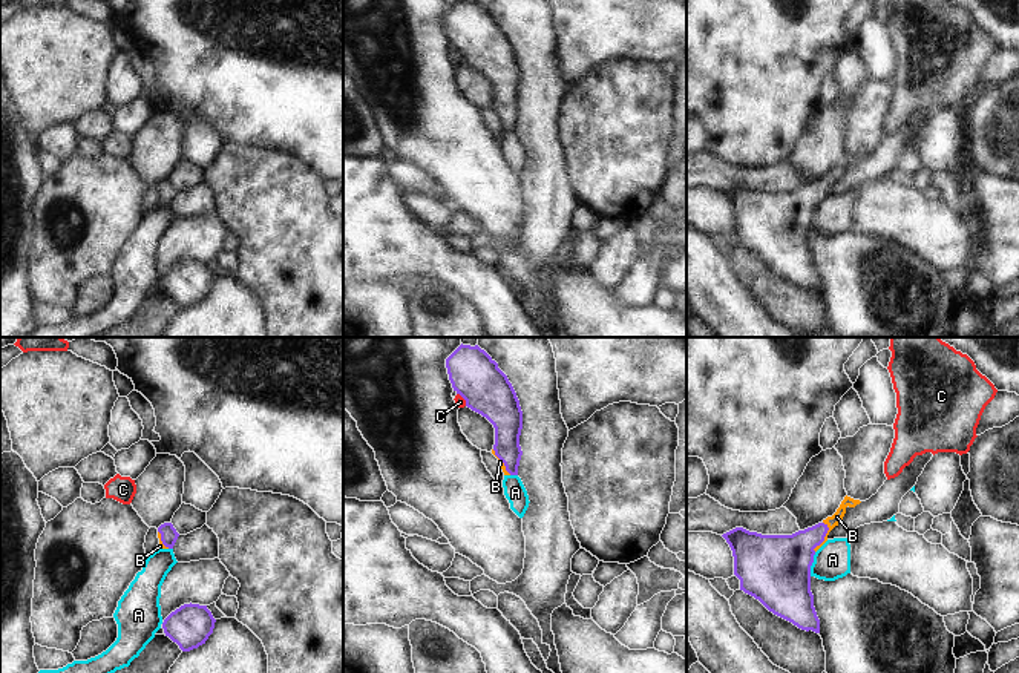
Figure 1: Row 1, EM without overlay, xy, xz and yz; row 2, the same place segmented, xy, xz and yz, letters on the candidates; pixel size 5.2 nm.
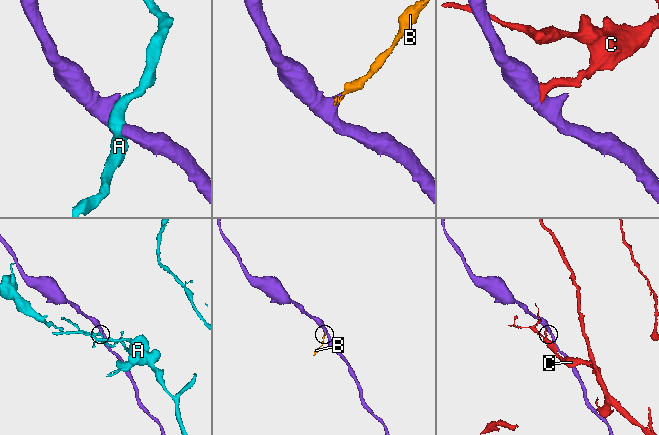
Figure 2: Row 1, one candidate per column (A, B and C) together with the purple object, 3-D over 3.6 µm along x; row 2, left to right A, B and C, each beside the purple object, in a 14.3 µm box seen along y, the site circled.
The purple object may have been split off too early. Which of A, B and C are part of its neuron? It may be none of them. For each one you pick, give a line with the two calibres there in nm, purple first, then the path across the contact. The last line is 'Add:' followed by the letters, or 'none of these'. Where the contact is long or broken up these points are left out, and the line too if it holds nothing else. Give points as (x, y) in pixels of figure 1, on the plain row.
B: 280/60 nm | across yz (785, 218), (814, 193), (825, 192), (828, 183), (837, 173)
Add: B

